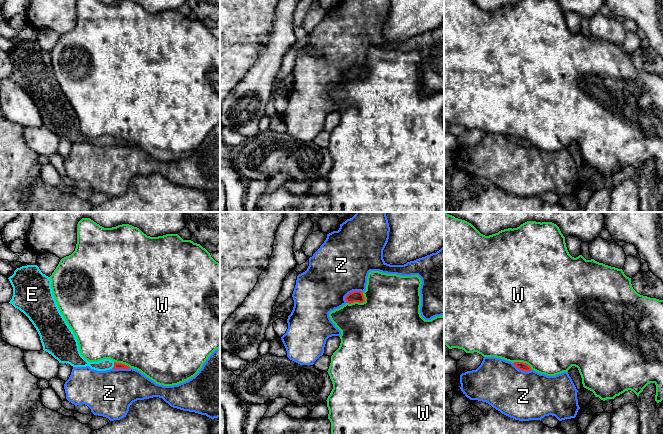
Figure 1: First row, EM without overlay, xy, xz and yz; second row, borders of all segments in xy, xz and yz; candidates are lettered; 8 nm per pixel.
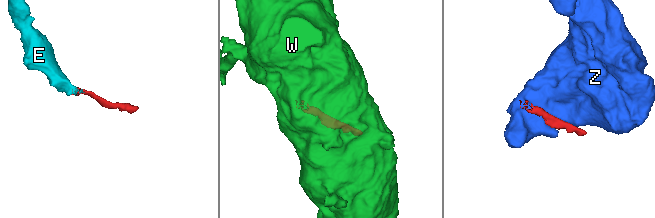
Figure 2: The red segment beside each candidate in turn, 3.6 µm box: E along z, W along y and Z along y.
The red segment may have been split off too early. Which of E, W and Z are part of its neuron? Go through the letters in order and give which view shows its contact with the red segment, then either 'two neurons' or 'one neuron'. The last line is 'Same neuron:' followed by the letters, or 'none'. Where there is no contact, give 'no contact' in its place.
E: contact in xy; one neuron
W: contact in xz; two neurons
Z: contact in xz; two neurons
Same neuron: E

